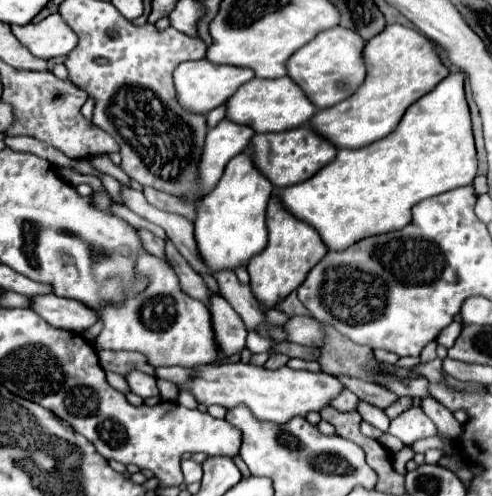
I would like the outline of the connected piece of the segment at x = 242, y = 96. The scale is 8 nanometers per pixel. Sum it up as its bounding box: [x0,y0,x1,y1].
[224,77,316,133]

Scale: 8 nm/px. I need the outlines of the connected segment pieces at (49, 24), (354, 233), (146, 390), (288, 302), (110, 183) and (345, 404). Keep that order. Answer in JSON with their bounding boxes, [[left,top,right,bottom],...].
[[10,13,78,59],[272,73,476,251],[126,371,158,399],[276,291,310,317],[98,175,120,203],[332,387,358,411]]

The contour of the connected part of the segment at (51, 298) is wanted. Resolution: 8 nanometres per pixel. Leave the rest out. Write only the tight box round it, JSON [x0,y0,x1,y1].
[30,293,100,333]

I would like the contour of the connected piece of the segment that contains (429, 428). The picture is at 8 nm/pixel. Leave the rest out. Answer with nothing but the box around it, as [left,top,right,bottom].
[390,409,436,445]

